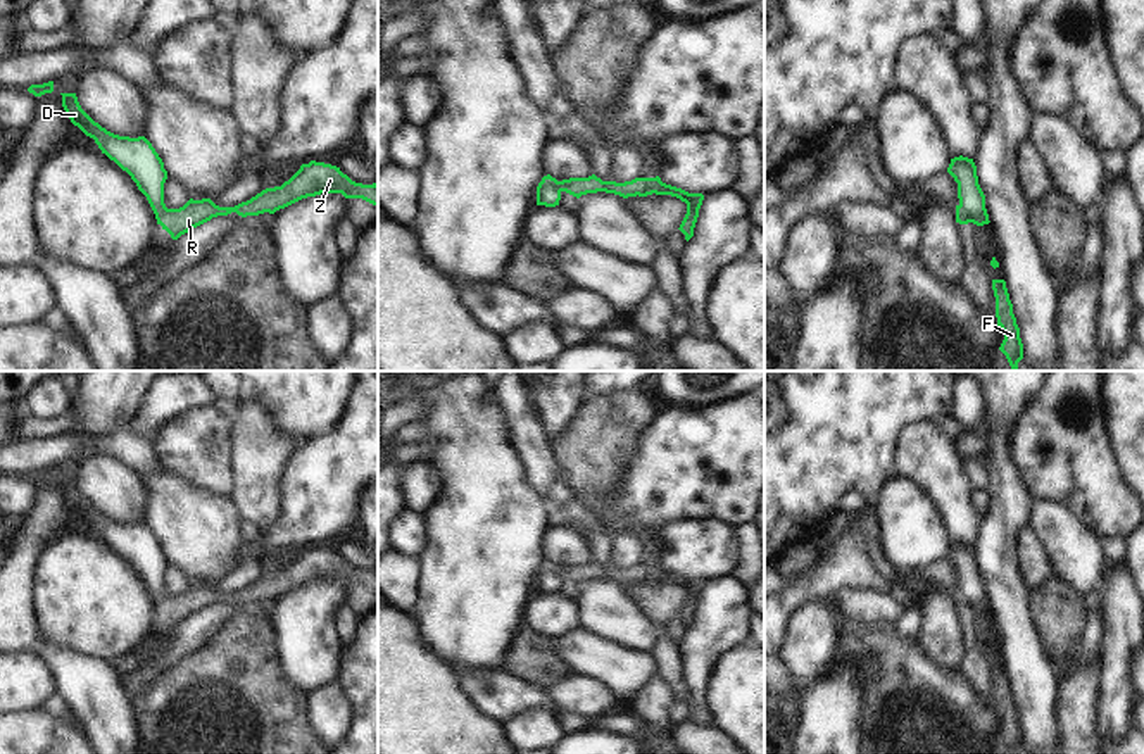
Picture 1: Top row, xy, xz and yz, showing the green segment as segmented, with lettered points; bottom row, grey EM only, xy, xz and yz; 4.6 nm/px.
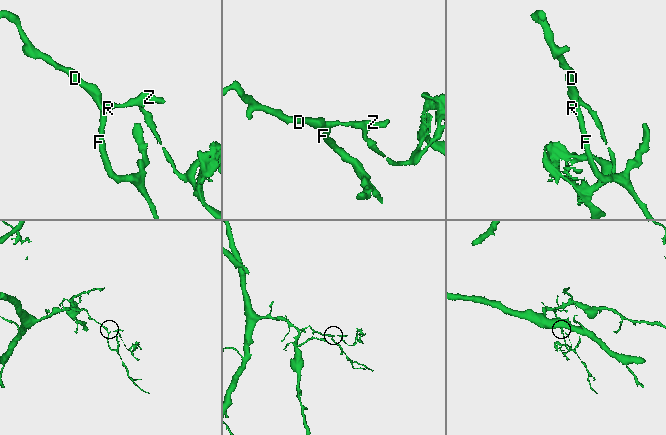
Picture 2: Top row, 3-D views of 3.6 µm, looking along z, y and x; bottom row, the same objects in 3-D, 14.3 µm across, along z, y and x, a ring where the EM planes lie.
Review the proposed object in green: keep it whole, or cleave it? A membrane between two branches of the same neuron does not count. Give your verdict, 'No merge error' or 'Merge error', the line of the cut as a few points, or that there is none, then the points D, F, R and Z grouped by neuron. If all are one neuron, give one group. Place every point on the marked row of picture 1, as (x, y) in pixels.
Merge error. Split along xz (540, 182), (551, 183), (559, 192). Groups: D F / R Z

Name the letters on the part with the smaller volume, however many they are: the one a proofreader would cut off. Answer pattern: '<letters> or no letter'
R, Z

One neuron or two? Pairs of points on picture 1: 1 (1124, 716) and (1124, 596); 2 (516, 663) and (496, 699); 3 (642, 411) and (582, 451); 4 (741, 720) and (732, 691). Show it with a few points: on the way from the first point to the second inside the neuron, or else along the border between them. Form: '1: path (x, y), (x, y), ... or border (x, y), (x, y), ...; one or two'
1: path (1117, 687), (1117, 646), (1124, 634), (1124, 625); one
2: border (504, 668), (546, 689); two
3: path (627, 414), (597, 442); one
4: path (741, 713), (739, 697); one

